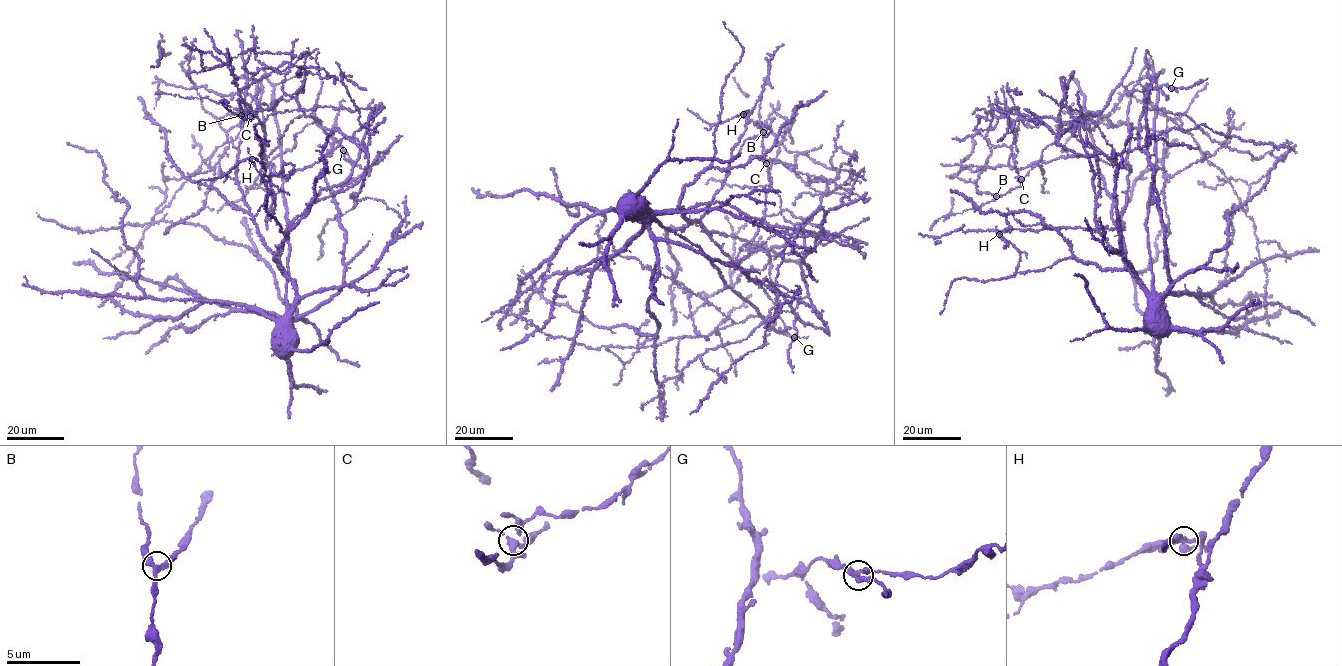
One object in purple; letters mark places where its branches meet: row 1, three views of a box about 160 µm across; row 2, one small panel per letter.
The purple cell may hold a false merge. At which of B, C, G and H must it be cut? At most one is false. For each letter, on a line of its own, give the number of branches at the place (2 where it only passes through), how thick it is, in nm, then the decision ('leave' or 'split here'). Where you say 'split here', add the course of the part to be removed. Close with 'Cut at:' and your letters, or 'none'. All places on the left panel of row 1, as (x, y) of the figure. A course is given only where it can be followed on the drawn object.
B: 3 | 320 nm | leave
C: 4 | 280 nm | leave
G: 4 | 280 nm | leave
H: 4 | 320 nm | split here | (252, 159), (267, 181), (289, 194)
Cut at: H

